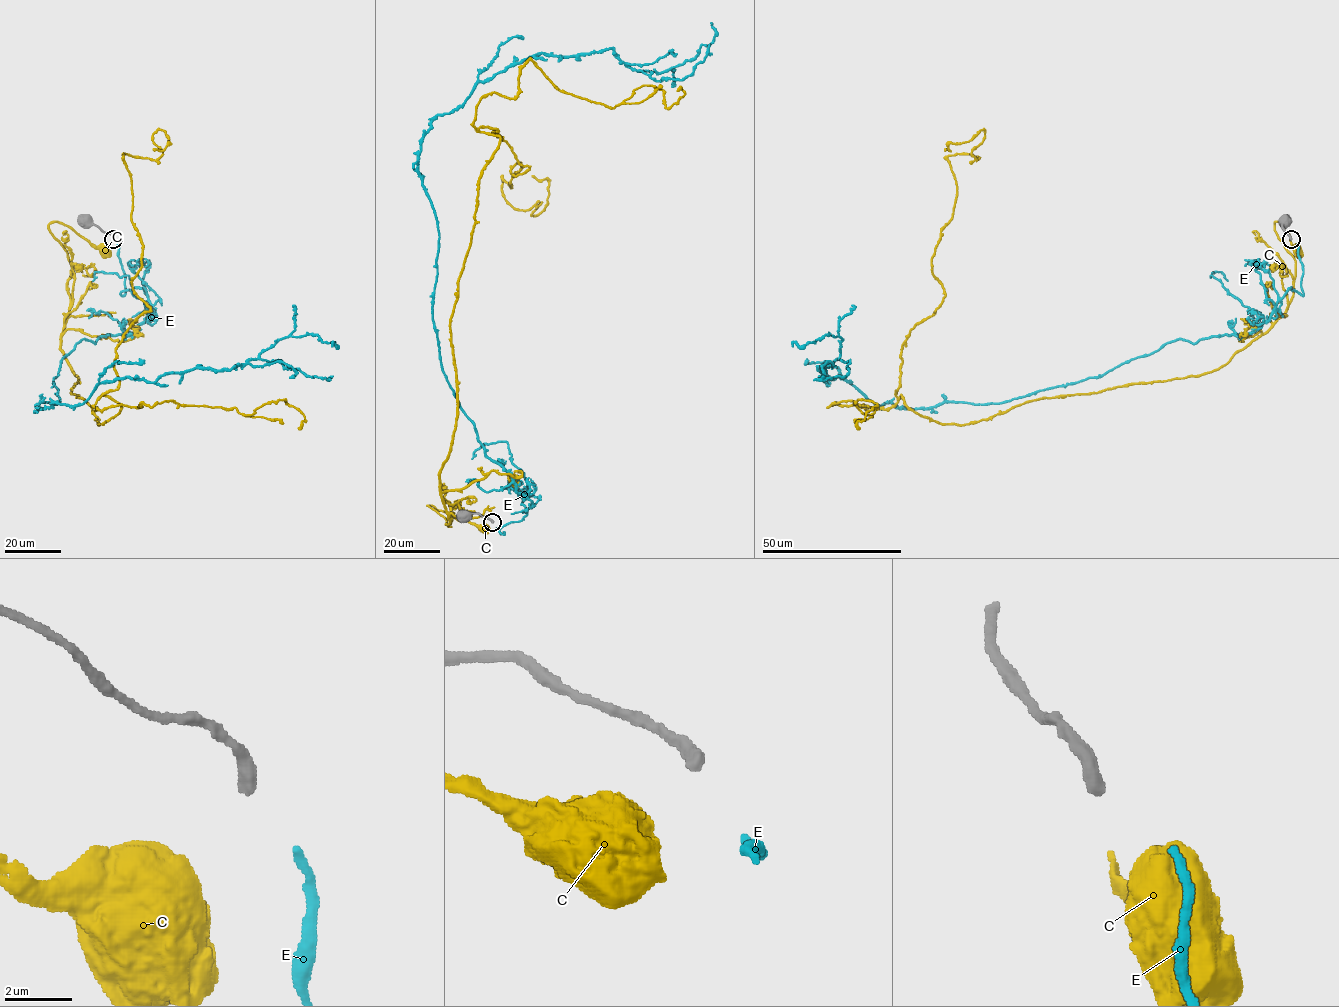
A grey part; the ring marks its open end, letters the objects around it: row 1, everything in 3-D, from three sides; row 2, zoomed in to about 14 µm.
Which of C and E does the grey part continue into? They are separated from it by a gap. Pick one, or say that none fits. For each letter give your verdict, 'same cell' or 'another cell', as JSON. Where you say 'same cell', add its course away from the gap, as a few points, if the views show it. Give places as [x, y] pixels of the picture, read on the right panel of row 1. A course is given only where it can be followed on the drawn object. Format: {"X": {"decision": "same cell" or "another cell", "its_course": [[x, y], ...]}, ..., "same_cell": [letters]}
{"C": {"decision": "another cell"}, "E": {"decision": "another cell"}, "same_cell": []}

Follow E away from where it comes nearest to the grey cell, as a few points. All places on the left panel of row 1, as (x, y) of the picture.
E: (117, 244), (120, 294), (141, 287), (152, 318), (82, 339), (40, 408), (290, 336), (332, 346)

